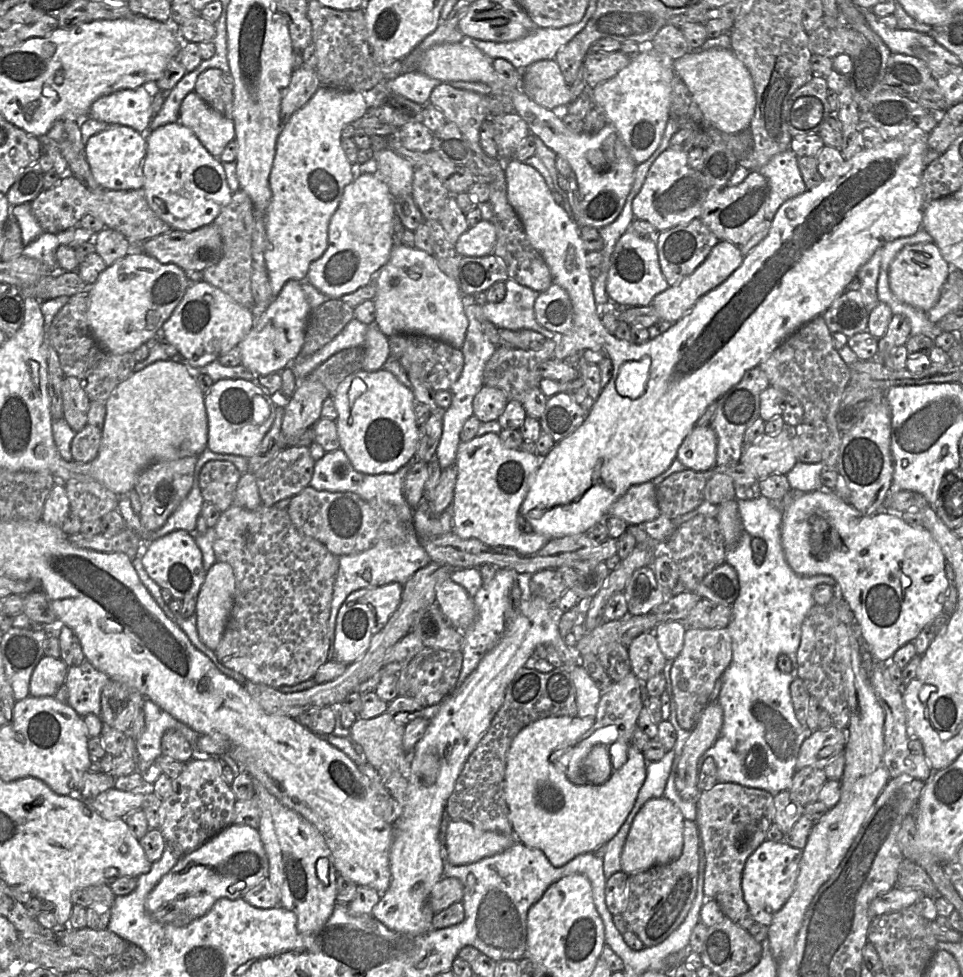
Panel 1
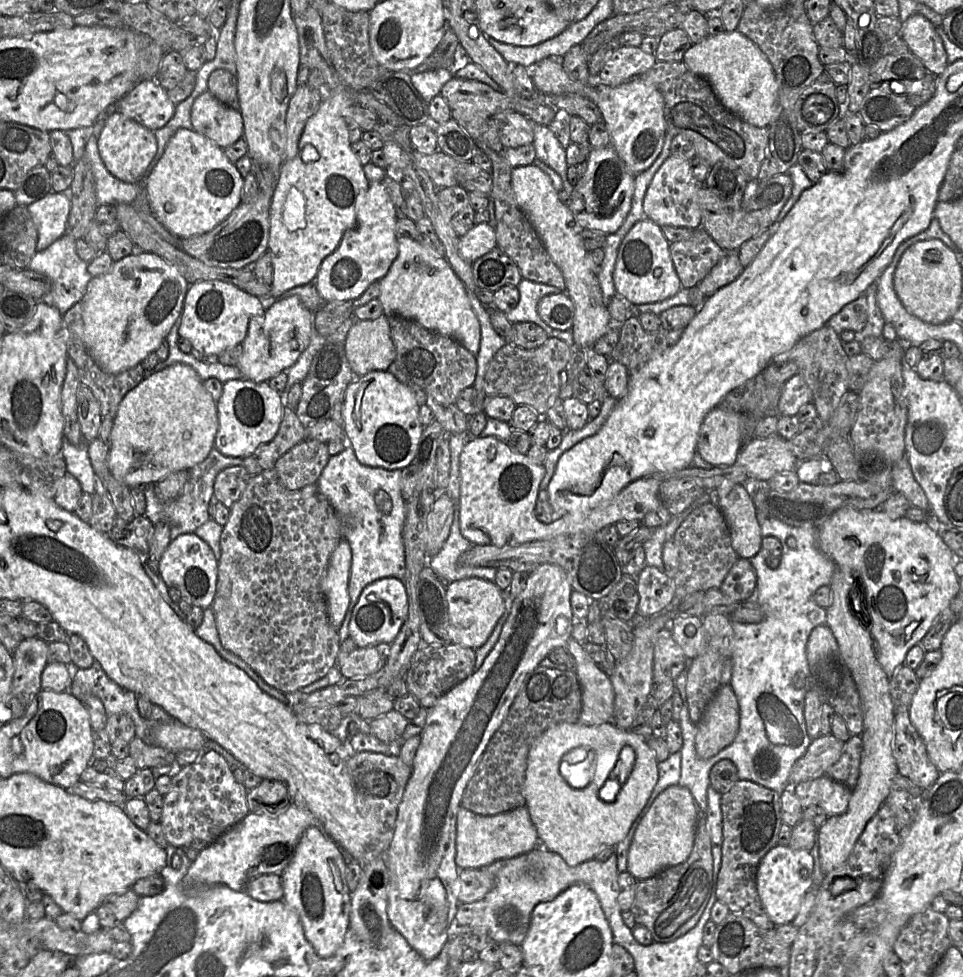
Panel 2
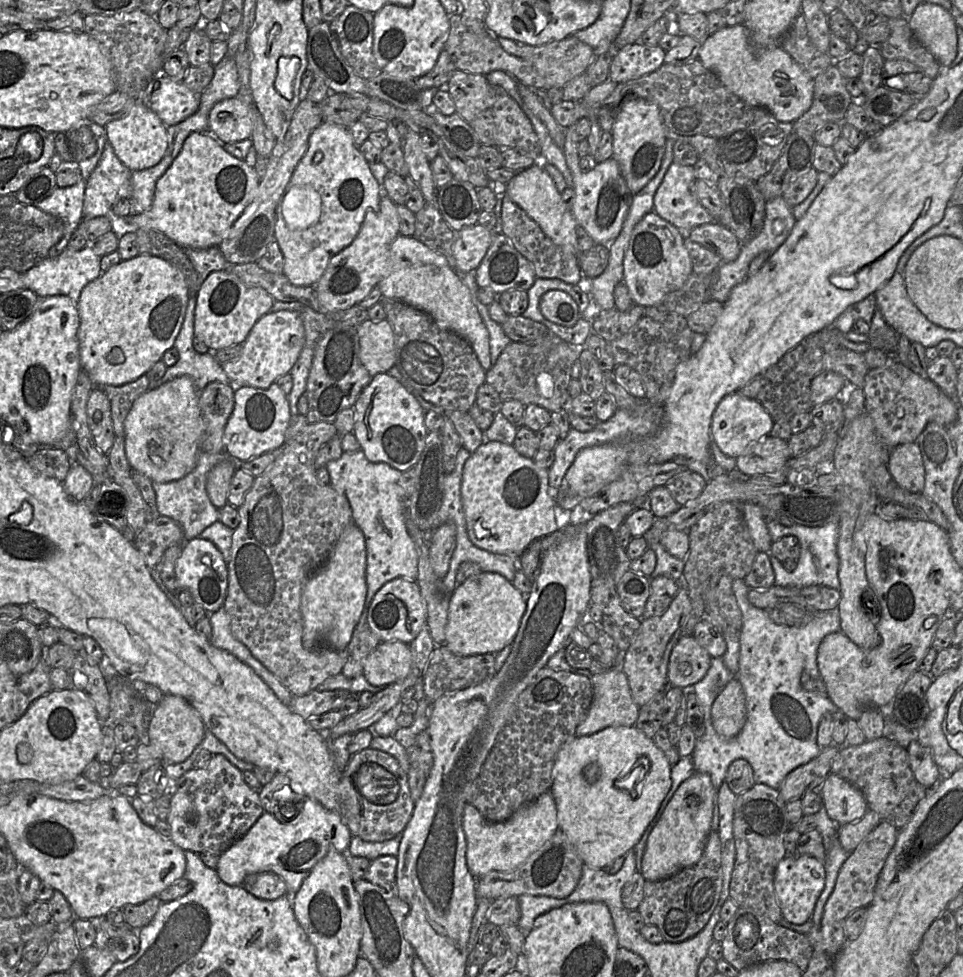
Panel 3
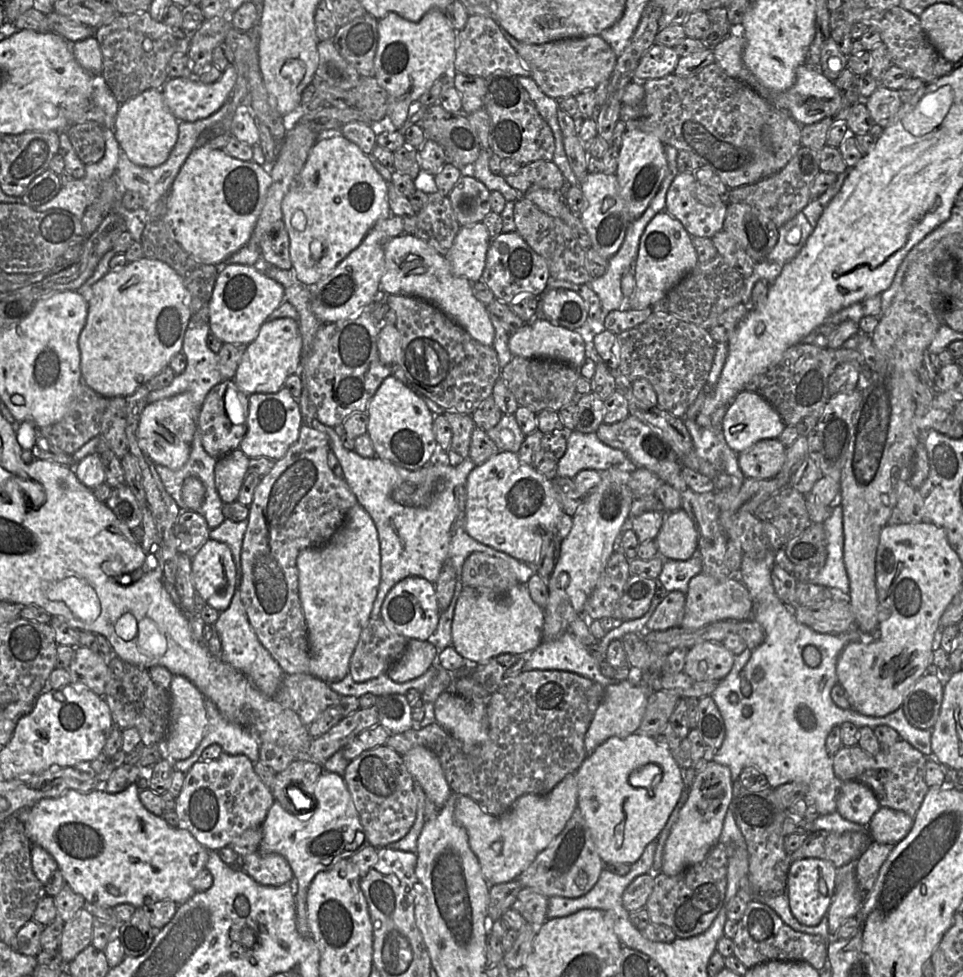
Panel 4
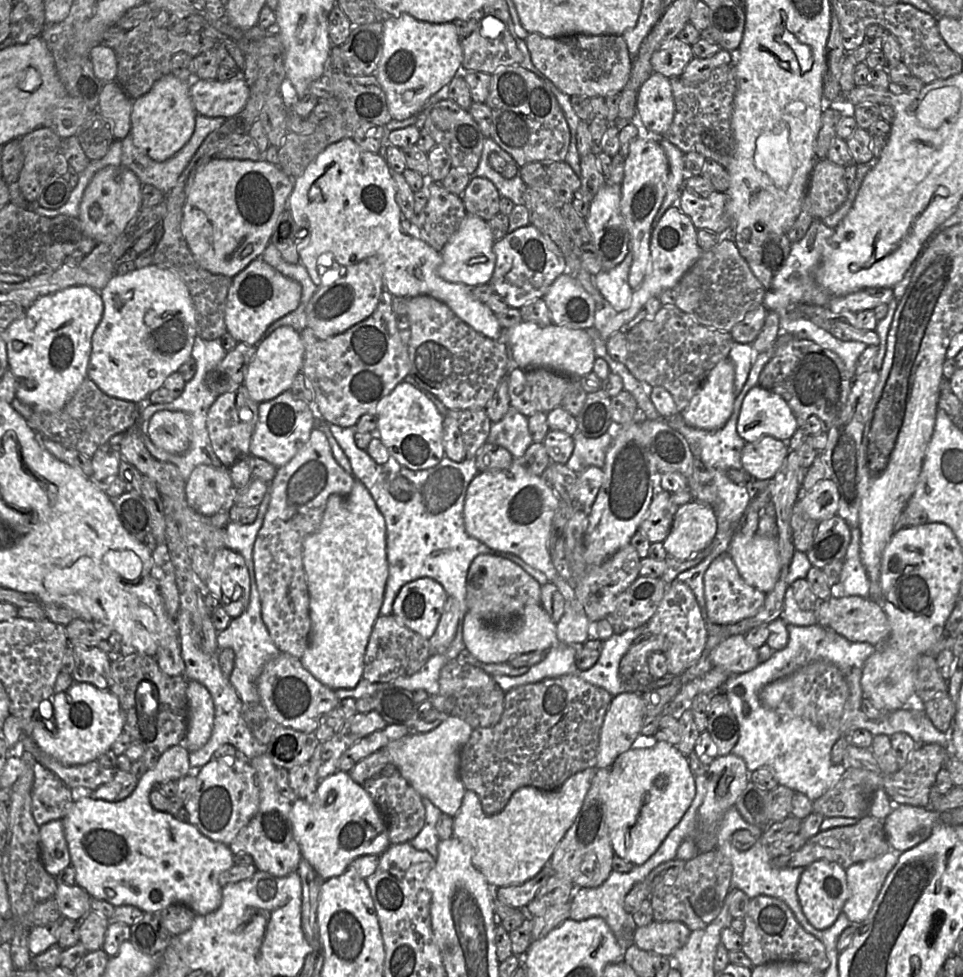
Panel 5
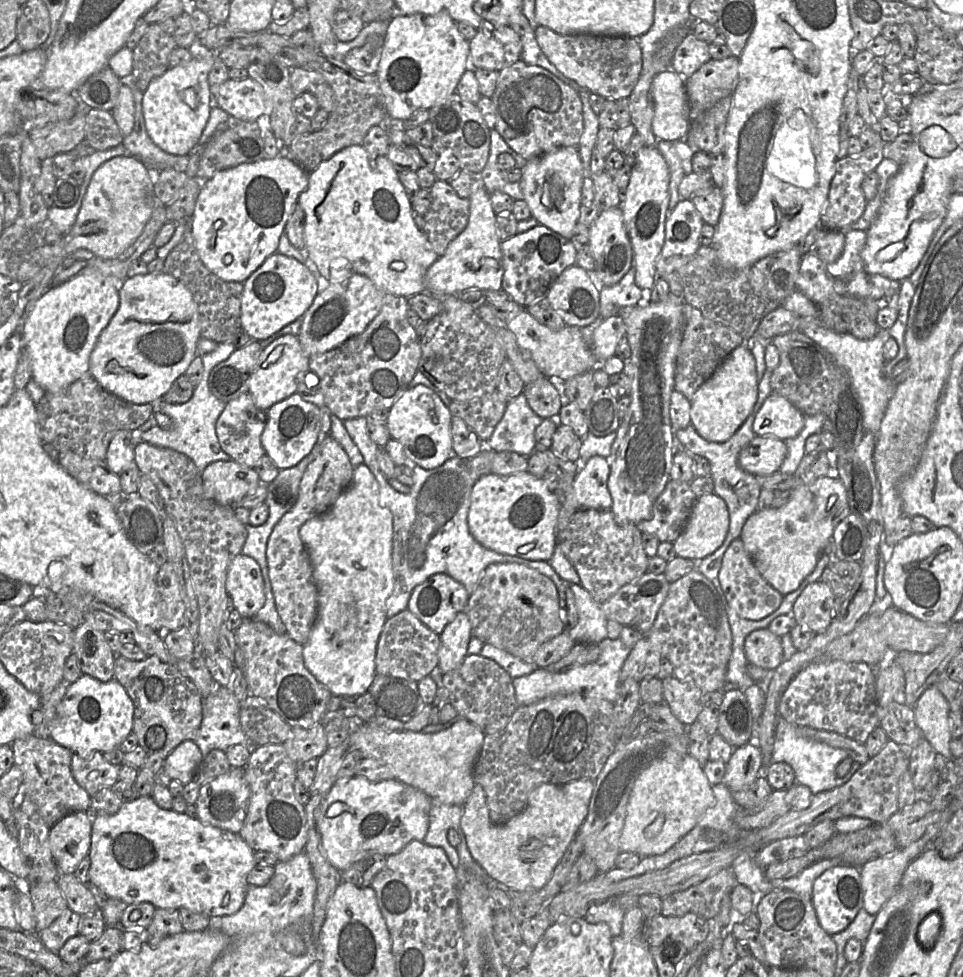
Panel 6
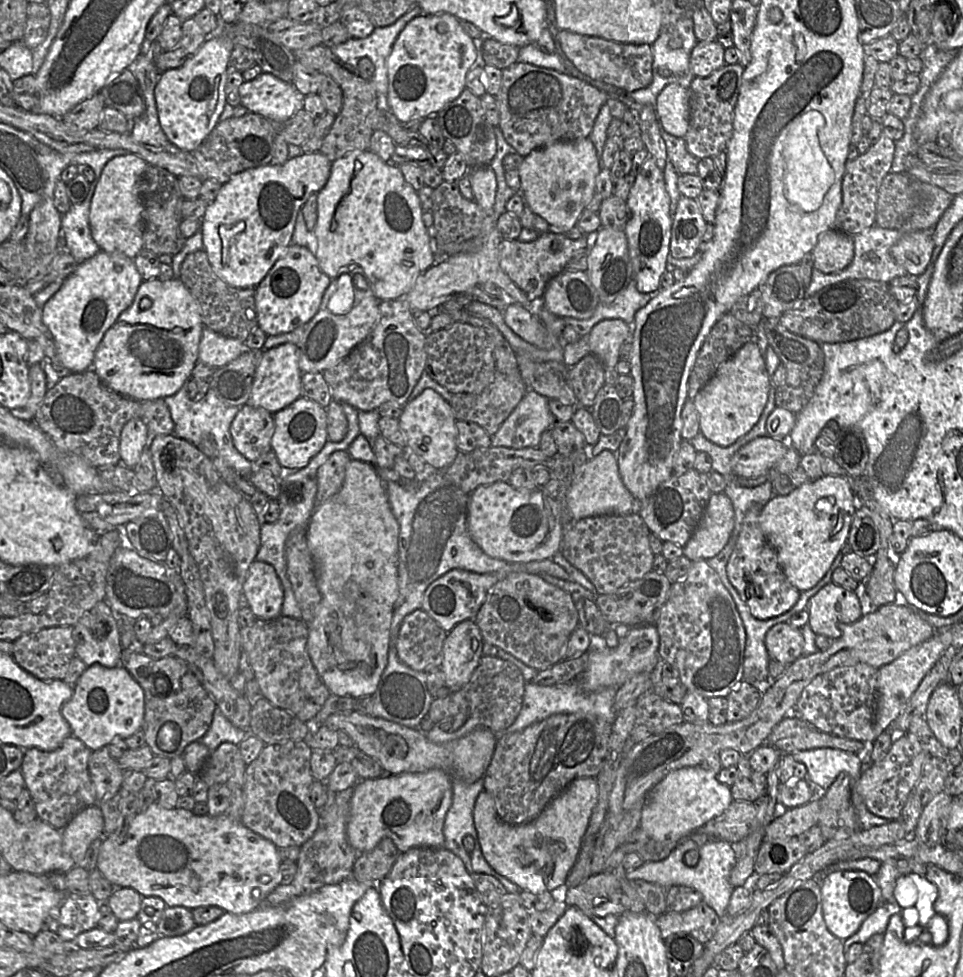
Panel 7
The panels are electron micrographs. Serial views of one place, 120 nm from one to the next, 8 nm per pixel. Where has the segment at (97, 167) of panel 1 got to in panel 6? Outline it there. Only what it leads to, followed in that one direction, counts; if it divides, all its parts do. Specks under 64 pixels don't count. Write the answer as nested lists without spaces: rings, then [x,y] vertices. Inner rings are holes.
[[[208,51],[184,65],[168,68],[144,92],[142,108],[146,130],[164,152],[176,156],[189,155],[198,145],[213,108],[208,74],[216,57],[217,51]]]

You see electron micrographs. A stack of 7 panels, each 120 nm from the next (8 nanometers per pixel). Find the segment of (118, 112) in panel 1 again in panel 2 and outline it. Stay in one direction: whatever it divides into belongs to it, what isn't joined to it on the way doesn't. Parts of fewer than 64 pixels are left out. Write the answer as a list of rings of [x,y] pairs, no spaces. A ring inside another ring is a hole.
[[[141,80],[116,103],[116,110],[151,131],[163,127],[176,105],[156,80]]]

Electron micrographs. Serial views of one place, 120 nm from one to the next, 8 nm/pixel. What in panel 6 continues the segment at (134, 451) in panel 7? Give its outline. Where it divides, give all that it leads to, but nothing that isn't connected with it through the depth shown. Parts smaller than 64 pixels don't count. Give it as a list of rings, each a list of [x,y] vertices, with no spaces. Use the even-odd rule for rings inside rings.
[[[121,430],[115,433],[111,439],[105,462],[111,472],[120,474],[123,470],[134,462],[134,450],[139,442],[140,430]]]

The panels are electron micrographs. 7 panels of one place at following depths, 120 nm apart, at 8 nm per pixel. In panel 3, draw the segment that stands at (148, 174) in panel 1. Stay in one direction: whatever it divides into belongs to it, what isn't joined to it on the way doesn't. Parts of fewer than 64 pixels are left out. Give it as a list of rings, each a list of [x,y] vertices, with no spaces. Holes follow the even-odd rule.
[[[194,132],[185,139],[178,156],[156,182],[154,200],[149,211],[142,214],[131,213],[128,216],[117,216],[110,211],[106,216],[110,220],[111,231],[119,238],[141,228],[153,228],[164,233],[182,248],[218,247],[256,194],[259,183],[253,167],[228,154],[223,145],[208,132]]]

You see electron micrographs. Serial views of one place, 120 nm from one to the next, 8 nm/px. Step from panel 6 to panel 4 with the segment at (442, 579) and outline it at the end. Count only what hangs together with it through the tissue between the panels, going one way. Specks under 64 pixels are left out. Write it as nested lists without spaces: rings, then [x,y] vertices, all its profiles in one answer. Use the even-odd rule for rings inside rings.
[[[409,576],[398,582],[387,594],[380,618],[393,632],[407,639],[428,640],[436,631],[440,609],[436,596],[435,584],[416,576]]]

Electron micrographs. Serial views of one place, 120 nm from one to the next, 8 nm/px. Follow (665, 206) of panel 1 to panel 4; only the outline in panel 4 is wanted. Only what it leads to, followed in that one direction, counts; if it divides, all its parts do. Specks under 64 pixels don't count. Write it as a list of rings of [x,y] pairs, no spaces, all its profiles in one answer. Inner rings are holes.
[[[679,172],[666,195],[665,210],[678,219],[692,236],[712,238],[723,230],[727,212],[724,198],[715,206],[706,206],[694,196],[696,184],[694,173]]]

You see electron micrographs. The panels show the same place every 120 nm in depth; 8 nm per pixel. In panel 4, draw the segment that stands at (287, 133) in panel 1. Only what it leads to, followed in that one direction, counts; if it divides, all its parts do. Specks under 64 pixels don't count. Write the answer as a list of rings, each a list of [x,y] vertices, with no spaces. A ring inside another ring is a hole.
[[[342,135],[319,139],[282,202],[282,220],[290,239],[292,270],[297,279],[313,287],[327,277],[350,252],[357,248],[378,220],[394,215],[388,203],[388,188],[369,157]]]

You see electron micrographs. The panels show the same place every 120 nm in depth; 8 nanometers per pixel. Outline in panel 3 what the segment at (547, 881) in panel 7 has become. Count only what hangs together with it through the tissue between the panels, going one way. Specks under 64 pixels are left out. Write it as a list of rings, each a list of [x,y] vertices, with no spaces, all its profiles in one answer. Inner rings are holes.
[[[550,792],[525,804],[503,822],[488,822],[474,806],[467,803],[463,810],[462,827],[466,839],[467,866],[476,879],[492,872],[516,869],[560,832],[557,807]]]

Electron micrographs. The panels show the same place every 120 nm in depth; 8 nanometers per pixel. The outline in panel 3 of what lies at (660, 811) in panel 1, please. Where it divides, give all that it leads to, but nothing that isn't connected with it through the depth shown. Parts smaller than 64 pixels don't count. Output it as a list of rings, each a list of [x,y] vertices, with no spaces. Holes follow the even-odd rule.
[[[701,772],[678,787],[646,843],[640,873],[647,881],[664,880],[700,860],[711,832],[715,793],[710,776]]]

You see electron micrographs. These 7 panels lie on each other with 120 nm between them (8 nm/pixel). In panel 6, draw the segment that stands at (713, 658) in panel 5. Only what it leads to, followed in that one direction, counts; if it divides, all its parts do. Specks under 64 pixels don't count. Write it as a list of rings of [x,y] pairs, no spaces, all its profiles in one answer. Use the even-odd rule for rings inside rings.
[[[768,628],[751,632],[745,639],[744,651],[748,664],[775,670],[783,658],[782,637]]]

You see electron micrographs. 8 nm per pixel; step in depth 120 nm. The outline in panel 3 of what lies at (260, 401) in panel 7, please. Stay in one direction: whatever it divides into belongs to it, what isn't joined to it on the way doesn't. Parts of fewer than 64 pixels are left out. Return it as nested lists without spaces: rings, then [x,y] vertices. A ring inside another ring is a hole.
[[[294,311],[268,312],[252,327],[242,344],[242,352],[236,361],[220,364],[231,380],[232,386],[249,386],[267,389],[275,381],[289,374],[305,345],[305,329],[301,315]]]

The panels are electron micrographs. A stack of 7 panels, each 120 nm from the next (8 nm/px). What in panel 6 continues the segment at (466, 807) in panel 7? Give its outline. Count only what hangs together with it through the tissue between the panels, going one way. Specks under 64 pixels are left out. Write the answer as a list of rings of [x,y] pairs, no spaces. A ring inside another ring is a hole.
[[[432,800],[429,811],[429,827],[423,842],[429,846],[442,848],[455,868],[462,868],[459,854],[447,840],[449,829],[460,829],[463,805],[447,805]]]

